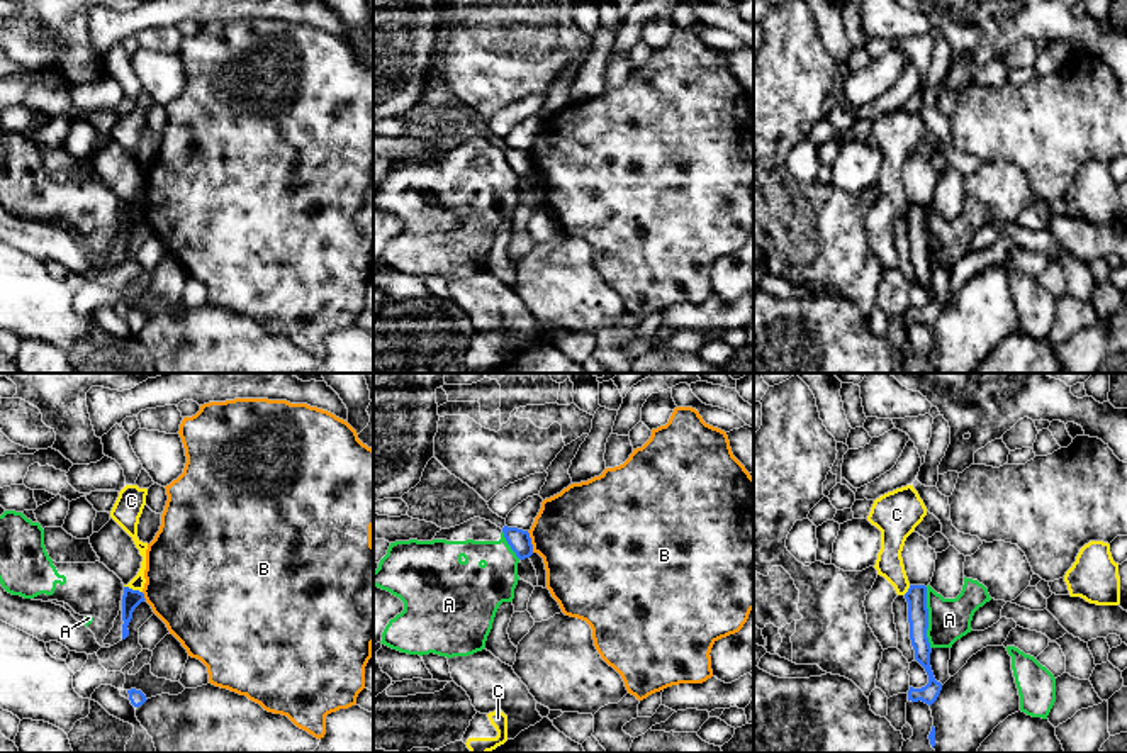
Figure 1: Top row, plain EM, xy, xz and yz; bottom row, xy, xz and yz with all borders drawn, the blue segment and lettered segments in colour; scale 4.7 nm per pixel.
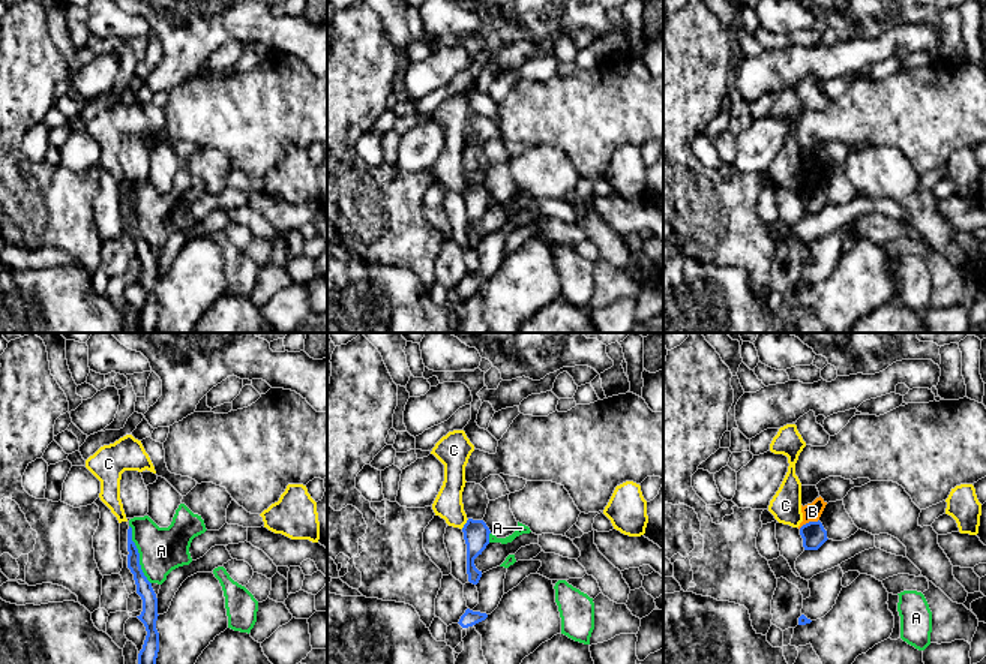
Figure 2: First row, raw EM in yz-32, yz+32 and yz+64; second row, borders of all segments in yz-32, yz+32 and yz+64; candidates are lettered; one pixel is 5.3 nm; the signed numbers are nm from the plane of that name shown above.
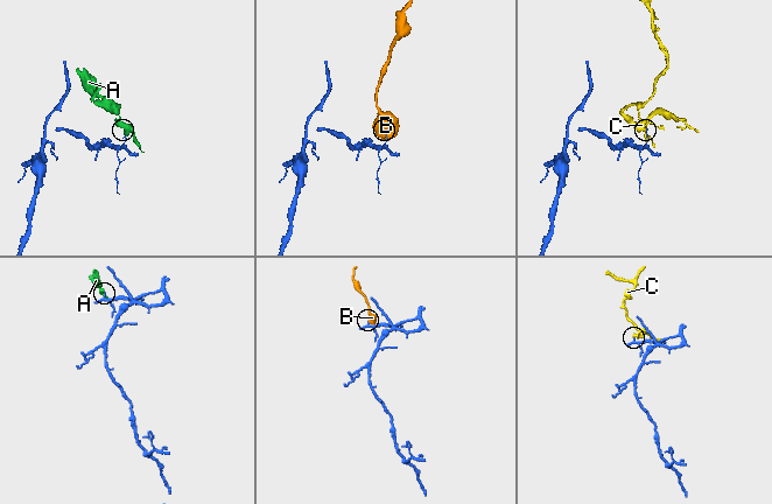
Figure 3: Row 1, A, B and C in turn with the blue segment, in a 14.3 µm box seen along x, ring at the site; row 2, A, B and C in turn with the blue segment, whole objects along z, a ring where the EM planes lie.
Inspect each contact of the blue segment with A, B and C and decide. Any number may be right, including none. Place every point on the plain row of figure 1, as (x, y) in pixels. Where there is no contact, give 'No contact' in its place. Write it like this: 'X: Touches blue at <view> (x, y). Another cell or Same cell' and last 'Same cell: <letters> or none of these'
A: Touches blue at yz (927, 238). Another cell
B: Touches blue at xz (530, 161). Another cell
C: Touches blue at xy (131, 209). Another cell
Same cell: none of these

